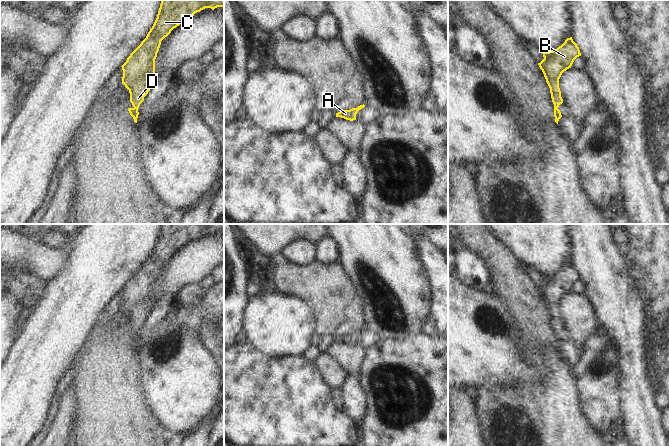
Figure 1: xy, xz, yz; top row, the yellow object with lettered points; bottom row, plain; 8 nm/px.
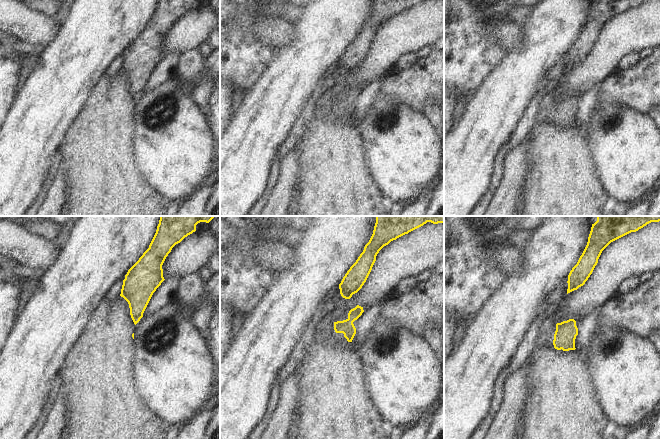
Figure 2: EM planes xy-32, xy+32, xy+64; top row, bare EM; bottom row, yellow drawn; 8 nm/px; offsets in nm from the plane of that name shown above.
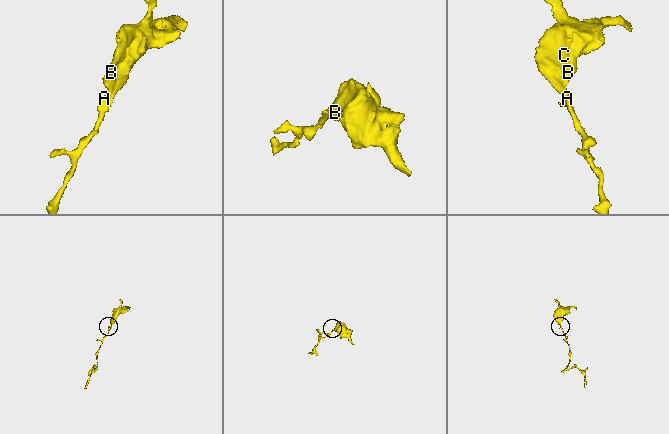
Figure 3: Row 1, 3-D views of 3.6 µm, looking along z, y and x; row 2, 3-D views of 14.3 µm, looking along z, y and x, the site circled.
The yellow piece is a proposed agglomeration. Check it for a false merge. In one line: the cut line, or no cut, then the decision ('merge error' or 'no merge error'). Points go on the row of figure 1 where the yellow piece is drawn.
no cut | no merge error

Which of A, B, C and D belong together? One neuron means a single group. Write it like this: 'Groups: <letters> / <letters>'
Groups: A B C D.

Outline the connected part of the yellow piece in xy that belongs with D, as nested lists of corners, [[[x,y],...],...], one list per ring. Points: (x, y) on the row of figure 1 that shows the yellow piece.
[[[161,0],[157,18],[146,38],[121,66],[122,84],[129,90],[133,105],[128,111],[135,123],[139,115],[138,108],[156,79],[155,59],[161,41],[195,13],[205,8],[214,10],[217,7],[224,7],[224,0]]]

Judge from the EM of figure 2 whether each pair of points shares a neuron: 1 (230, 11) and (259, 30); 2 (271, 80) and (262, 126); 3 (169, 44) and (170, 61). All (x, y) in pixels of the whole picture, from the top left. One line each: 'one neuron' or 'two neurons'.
1: one neuron
2: one neuron
3: two neurons

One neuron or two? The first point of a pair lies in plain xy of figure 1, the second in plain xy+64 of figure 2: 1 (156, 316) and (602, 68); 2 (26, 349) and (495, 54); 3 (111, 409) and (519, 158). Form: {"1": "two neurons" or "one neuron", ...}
{"1": "two neurons", "2": "two neurons", "3": "two neurons"}

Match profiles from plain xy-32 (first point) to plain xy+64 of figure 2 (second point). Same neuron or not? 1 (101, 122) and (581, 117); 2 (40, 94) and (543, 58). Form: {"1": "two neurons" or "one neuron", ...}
{"1": "two neurons", "2": "one neuron"}

